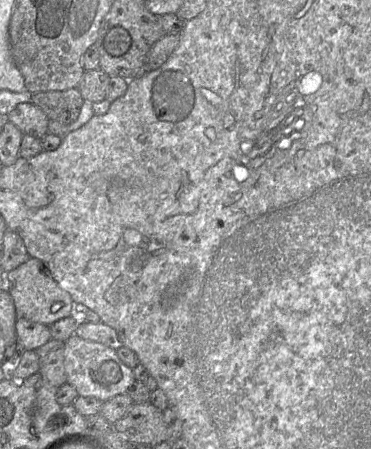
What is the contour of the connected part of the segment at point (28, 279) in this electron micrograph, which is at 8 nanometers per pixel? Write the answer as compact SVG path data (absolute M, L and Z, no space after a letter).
M30 257L26 262L5 273L5 287L13 298L19 317L47 326L69 317L76 311L71 295L53 279L49 270L38 259Z

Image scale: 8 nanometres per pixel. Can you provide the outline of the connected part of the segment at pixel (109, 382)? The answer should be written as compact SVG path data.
M75 334L65 342L65 370L67 383L76 389L79 396L95 397L102 402L127 393L129 387L136 381L133 369L121 361L115 349Z

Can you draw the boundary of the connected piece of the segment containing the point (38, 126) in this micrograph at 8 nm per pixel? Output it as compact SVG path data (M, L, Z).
M32 102L18 104L7 117L23 134L31 135L39 140L48 134L49 118Z

